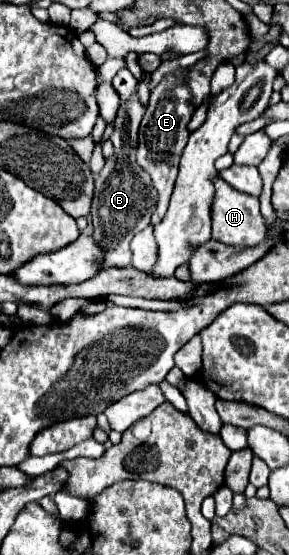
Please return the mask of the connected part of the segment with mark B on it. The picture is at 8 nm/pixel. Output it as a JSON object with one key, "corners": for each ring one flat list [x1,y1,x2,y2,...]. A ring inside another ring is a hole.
{"corners":[[128,68,120,70,114,80,112,88,120,96,120,106,114,120,114,132,110,142,114,144,112,158,106,158,102,172,96,178,94,198,92,198,92,224,94,224,94,238,104,250,104,268,110,266,130,266,130,240,134,234,144,230,150,224,150,216,156,210,156,190,144,170,140,170,136,162,136,146,138,146,138,126,144,116,144,106,138,98,138,80,132,76]]}

